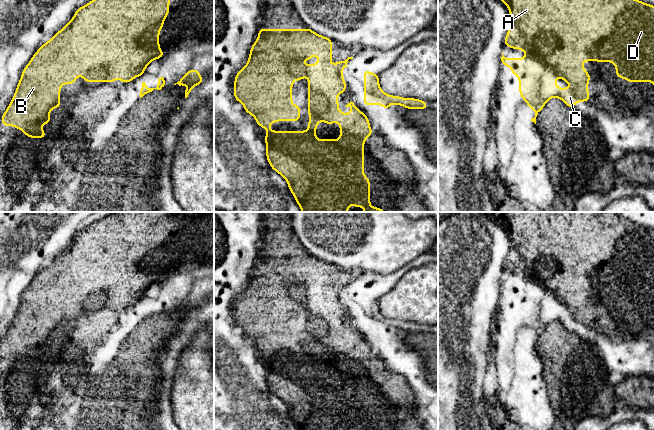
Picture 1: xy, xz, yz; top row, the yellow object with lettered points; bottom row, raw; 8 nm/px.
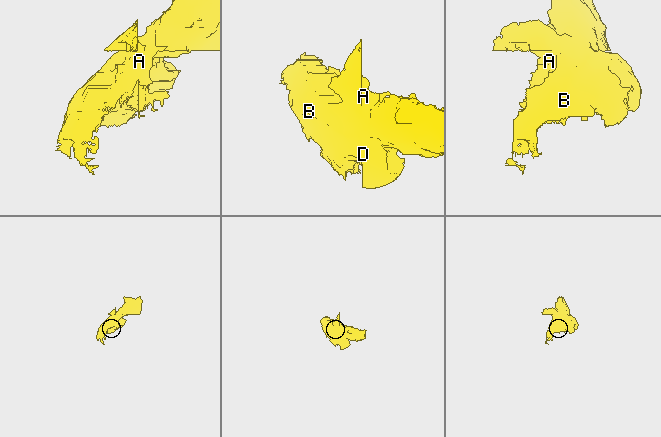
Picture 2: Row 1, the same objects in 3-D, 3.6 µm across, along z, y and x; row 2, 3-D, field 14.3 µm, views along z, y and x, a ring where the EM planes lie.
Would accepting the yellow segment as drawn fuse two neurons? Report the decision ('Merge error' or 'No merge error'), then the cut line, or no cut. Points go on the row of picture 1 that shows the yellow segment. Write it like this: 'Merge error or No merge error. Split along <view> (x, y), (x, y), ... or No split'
No merge error. No split

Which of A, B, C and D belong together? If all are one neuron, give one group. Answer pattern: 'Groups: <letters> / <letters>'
Groups: A B C D

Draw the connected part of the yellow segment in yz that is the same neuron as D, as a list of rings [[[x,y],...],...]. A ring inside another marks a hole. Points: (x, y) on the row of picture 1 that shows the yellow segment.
[[[501,0],[510,11],[510,25],[507,32],[504,46],[512,49],[523,50],[526,58],[505,58],[502,53],[501,61],[503,66],[510,66],[511,73],[516,74],[519,79],[520,96],[535,111],[535,117],[531,119],[536,124],[536,117],[546,102],[552,98],[560,98],[569,108],[575,107],[576,102],[590,101],[588,82],[591,76],[583,68],[585,61],[613,62],[616,67],[617,78],[625,78],[628,82],[653,82],[654,83],[654,6],[643,3],[640,0]],[[559,77],[571,85],[570,88],[557,88],[556,78]]]

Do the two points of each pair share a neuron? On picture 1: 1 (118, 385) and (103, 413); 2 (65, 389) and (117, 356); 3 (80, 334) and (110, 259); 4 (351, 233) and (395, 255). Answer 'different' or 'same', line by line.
1: same
2: different
3: same
4: same

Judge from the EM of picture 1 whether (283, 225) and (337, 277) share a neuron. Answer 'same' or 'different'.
same

